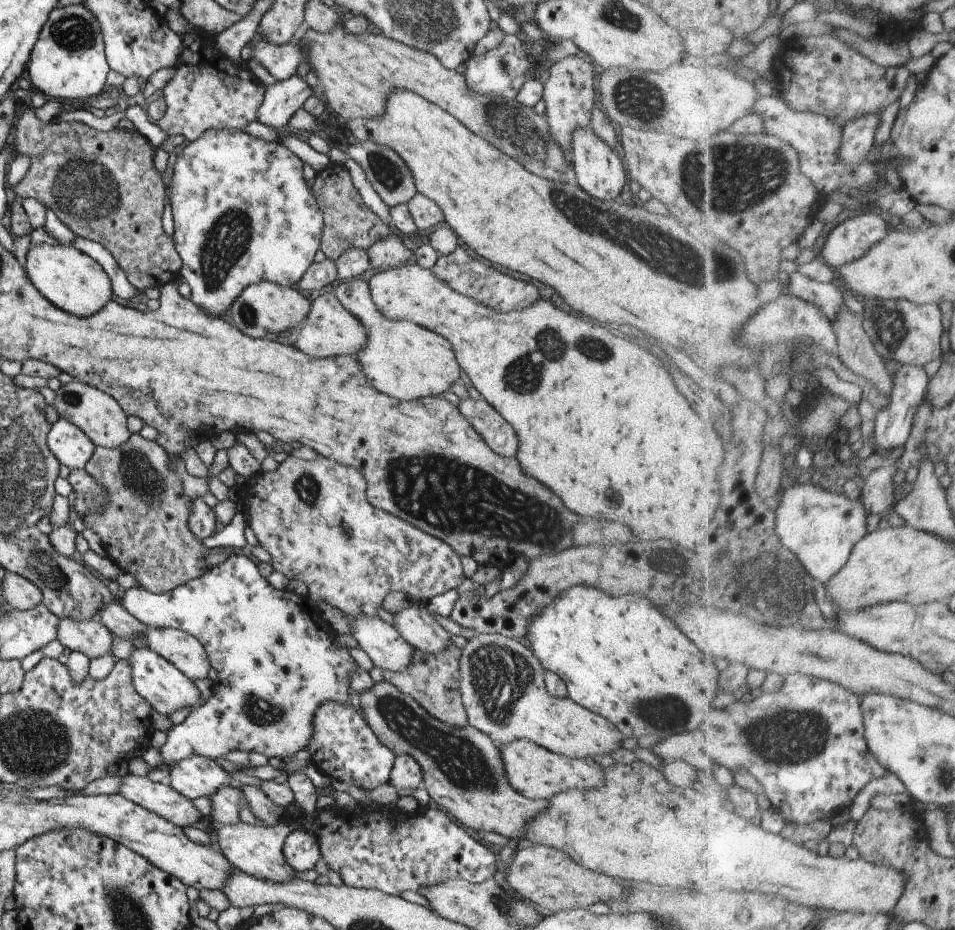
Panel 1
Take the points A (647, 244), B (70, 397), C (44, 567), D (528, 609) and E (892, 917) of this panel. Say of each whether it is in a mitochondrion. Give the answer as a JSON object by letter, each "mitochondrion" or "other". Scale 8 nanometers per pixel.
{"A":"mitochondrion","B":"mitochondrion","C":"mitochondrion","D":"mitochondrion","E":"other"}

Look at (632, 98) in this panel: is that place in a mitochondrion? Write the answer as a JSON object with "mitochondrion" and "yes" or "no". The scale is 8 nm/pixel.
{"mitochondrion":"yes"}

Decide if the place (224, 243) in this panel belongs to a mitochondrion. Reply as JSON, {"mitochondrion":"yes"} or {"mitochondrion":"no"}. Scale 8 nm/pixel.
{"mitochondrion":"yes"}

